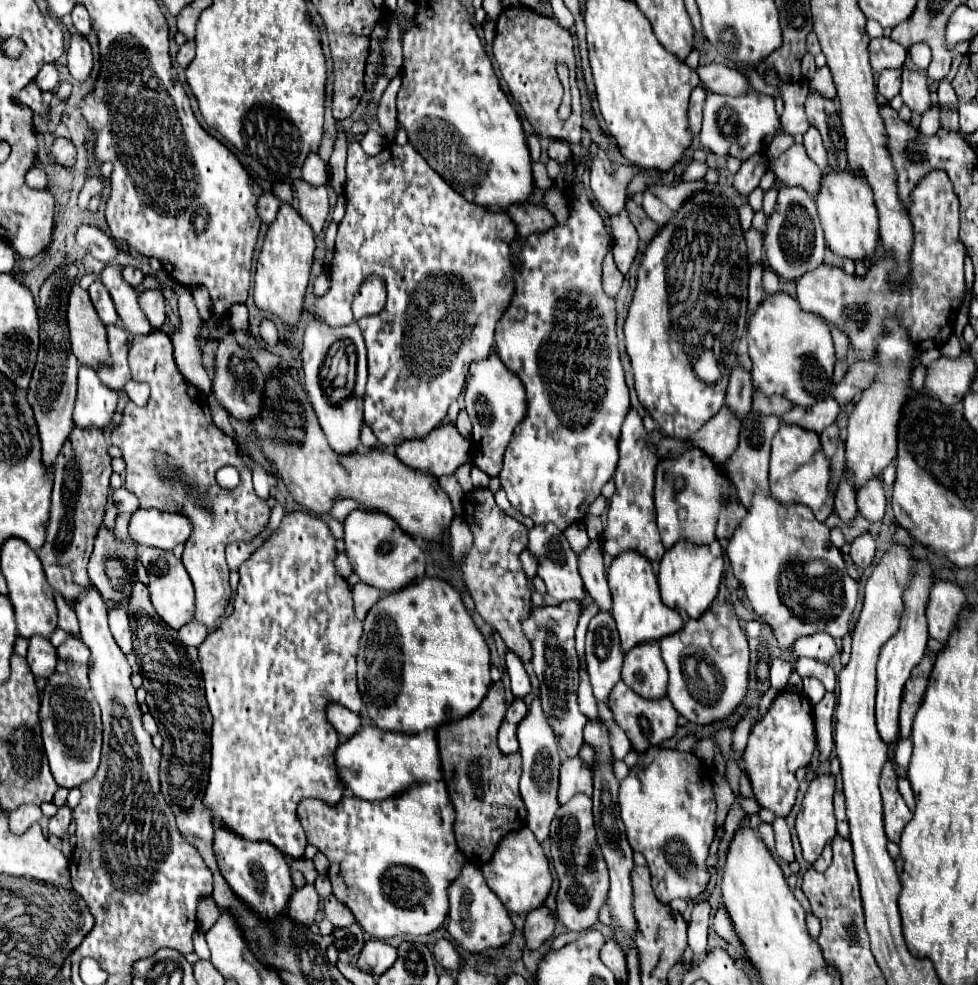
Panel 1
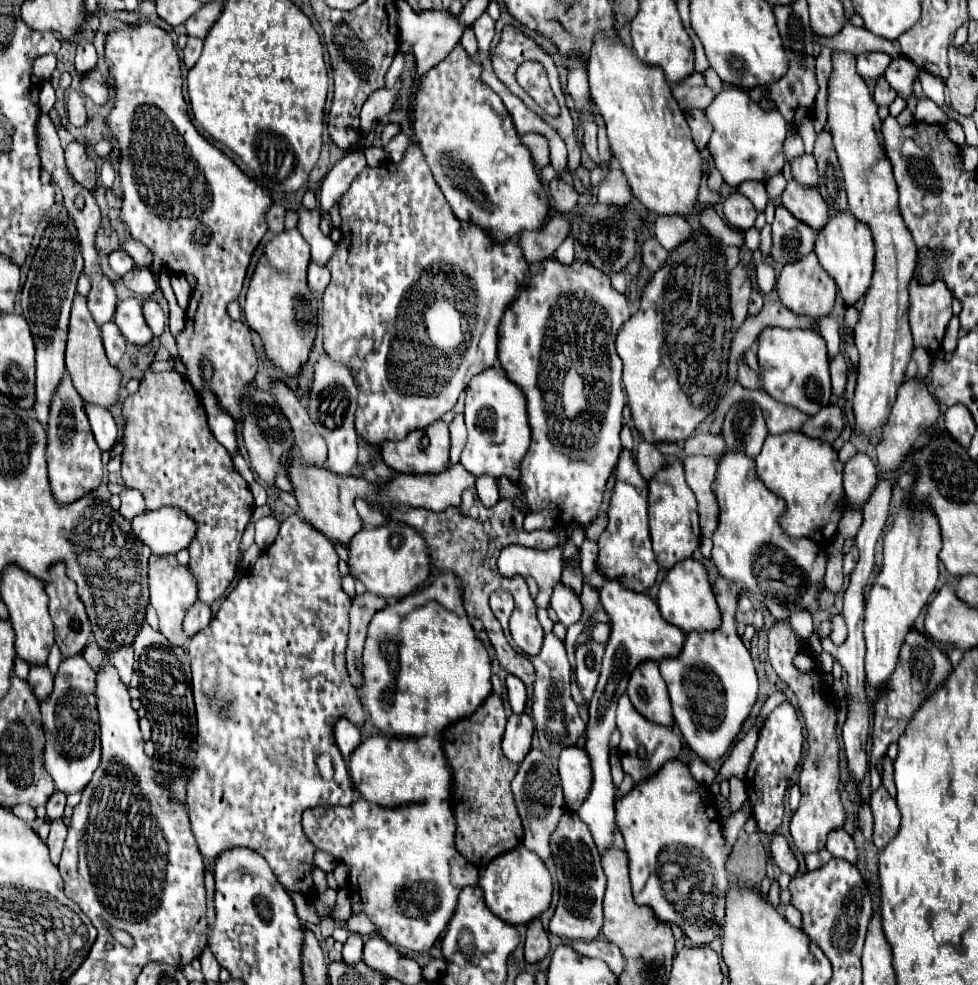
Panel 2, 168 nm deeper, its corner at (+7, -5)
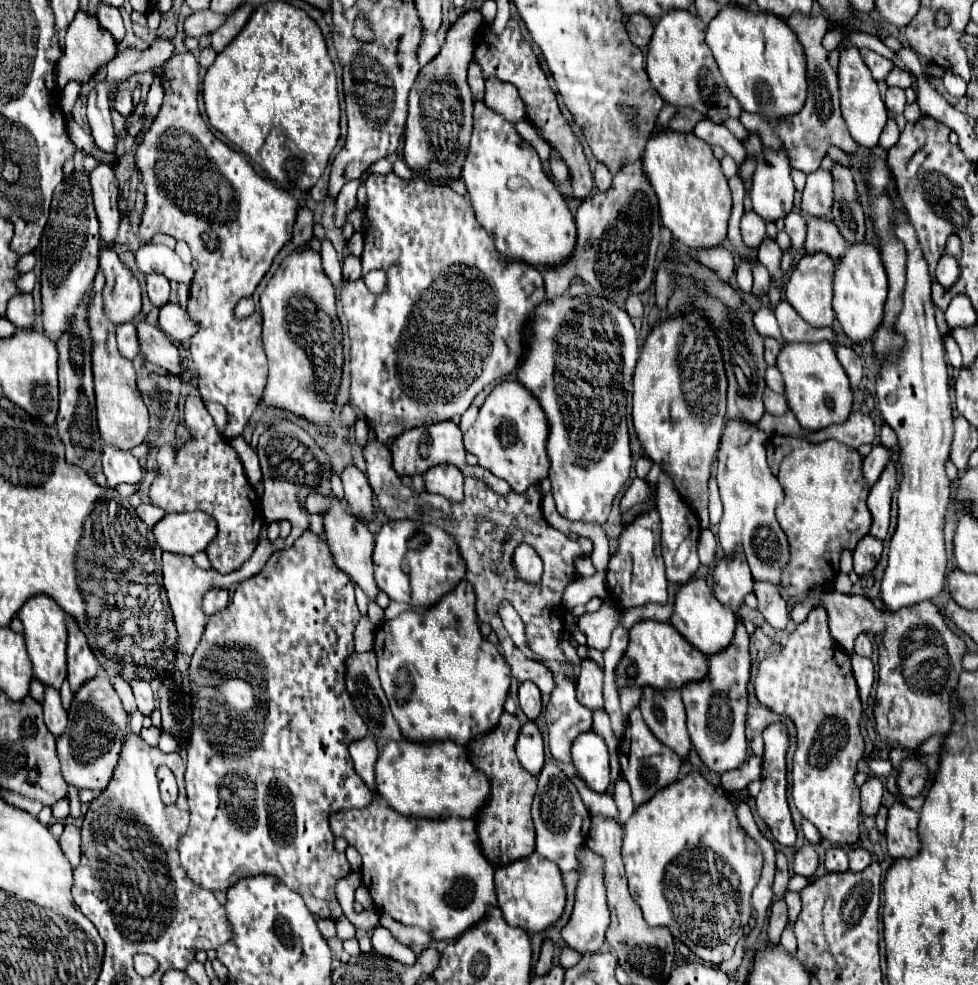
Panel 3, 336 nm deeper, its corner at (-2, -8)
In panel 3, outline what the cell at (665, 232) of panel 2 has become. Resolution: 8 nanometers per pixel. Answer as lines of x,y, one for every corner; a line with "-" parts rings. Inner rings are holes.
713,246
713,248
701,248
697,250
697,260
711,270
715,270
723,280
729,280
733,270
735,270
735,258
733,254
723,248
723,246

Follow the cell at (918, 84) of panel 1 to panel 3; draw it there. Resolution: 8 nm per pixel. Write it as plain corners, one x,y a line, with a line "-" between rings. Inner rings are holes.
895,66
895,68
889,72
889,76
887,76
887,84
905,90
905,88
909,88
909,86
913,84
913,80
911,80
911,74
909,74
907,70
901,70
901,68

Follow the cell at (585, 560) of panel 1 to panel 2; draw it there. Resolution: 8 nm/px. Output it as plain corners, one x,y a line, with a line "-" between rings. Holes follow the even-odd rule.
594,623
594,625
592,625
592,637
594,637
594,641
606,645
606,643
608,643
608,637
610,637
610,625

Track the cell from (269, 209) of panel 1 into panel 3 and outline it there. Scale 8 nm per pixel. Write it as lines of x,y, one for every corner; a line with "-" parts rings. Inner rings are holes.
301,206
297,212
297,220
293,224
293,238
291,242
299,248
299,246
309,246
309,240
313,236
313,214
307,206

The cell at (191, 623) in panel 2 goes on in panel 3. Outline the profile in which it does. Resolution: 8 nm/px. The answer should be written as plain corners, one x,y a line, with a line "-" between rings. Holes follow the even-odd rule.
227,588
209,590
209,592
203,596
203,612
205,612
207,616
213,616
215,612
225,610
227,604
229,604
229,592
227,592

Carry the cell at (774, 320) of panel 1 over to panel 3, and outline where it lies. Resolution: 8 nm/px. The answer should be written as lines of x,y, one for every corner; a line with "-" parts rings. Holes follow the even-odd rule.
789,342
777,356
777,368
785,382
785,398
789,402
789,410
795,414
805,430
821,430
823,426
841,422
851,412
853,392
849,386
849,378
843,366
839,366
835,348
829,342

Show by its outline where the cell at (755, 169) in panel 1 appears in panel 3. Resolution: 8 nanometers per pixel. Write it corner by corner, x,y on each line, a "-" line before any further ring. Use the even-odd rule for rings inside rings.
753,210
745,212
741,218
741,236
747,246
759,246
761,240
767,236
763,218
759,218
759,214
755,214

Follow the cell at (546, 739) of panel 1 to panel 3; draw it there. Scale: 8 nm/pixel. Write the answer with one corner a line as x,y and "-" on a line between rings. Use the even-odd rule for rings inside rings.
547,762
537,778
539,778
539,786
537,786
537,794
531,808
531,816
533,816
535,832
537,832
535,850
543,858
555,862
561,868
561,872
577,870
579,864
577,864
575,850
587,840
591,814
585,808
575,784
567,778
567,774
555,762

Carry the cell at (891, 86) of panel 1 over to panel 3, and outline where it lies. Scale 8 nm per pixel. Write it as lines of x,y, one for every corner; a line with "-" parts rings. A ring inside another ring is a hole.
889,88
885,94
885,106
891,114
903,114
905,108
905,92
899,88

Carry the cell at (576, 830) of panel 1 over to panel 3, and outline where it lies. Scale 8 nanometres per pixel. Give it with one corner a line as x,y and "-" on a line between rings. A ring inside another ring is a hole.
579,846
577,860
579,860
579,880
575,890
575,908
569,922
563,926
561,936
577,952
597,952
605,942
605,930
609,928
609,906
603,882
603,858
589,846

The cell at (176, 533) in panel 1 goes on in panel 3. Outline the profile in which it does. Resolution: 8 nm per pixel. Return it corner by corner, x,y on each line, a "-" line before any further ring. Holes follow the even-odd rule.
173,512
153,526
153,534
161,550
193,556
215,538
217,522
205,512

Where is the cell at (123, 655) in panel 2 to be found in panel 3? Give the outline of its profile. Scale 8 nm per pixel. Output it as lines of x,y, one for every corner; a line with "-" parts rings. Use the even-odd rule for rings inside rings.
133,678
129,684
131,684
131,688
133,688
133,694
135,694
135,700
137,700
139,710
141,710
145,716
149,716
151,710
155,708
155,696
153,696
153,692
151,692
149,680

